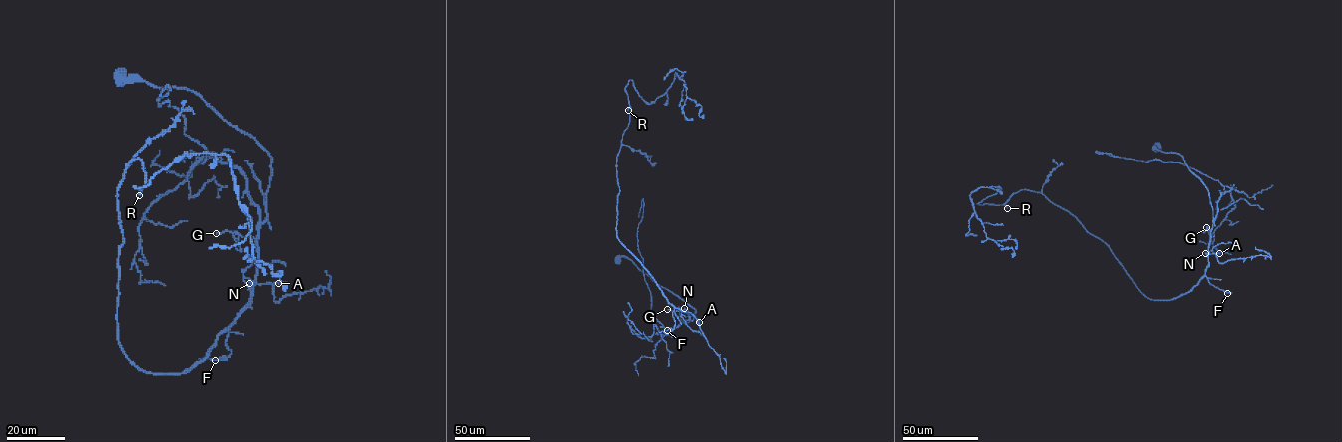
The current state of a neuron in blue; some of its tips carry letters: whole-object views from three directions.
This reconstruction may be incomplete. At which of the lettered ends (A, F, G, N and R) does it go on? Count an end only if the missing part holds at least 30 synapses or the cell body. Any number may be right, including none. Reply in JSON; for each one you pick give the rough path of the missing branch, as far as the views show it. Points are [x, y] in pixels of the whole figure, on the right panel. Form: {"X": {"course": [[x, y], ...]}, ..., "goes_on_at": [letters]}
{"R": {"course": [[1007, 208], [1020, 231], [1015, 237], [1003, 240]]}, "goes_on_at": ["R"]}

